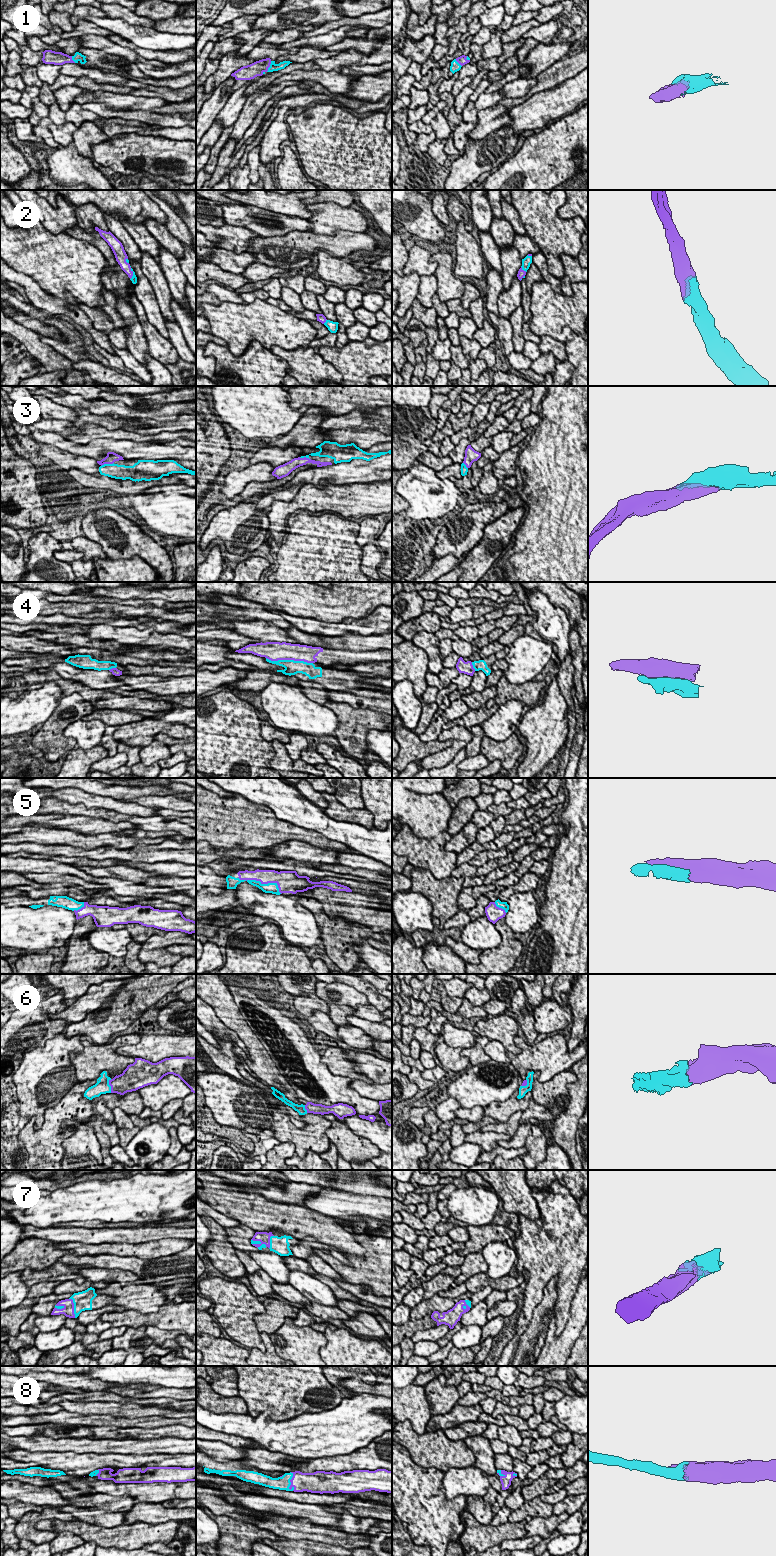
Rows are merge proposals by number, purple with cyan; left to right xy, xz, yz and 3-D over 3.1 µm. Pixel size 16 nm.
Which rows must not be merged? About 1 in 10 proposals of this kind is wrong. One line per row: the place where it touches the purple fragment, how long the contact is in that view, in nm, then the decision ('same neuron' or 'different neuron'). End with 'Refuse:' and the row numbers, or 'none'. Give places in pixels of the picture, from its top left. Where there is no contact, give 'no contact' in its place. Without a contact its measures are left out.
1: xz (269, 66) | 190 nm | same neuron
2: yz (523, 270) | 130 nm | same neuron
3: xy (107, 463) | 220 nm | same neuron
4: xz (289, 659) | 750 nm | different neuron
5: xz (262, 883) | 750 nm | same neuron
6: xy (110, 1085) | 220 nm | same neuron
7: xy (73, 1307) | 340 nm | same neuron
8: xz (290, 1481) | 300 nm | same neuron
Refuse: 4

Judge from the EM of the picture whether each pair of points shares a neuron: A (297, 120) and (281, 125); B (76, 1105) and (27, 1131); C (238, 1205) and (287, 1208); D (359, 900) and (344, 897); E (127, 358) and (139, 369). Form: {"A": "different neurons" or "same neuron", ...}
{"A": "different neurons", "B": "same neuron", "C": "same neuron", "D": "same neuron", "E": "same neuron"}

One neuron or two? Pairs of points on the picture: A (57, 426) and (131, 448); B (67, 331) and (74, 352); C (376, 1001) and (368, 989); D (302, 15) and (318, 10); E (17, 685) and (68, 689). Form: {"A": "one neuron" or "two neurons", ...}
{"A": "two neurons", "B": "one neuron", "C": "one neuron", "D": "one neuron", "E": "one neuron"}

